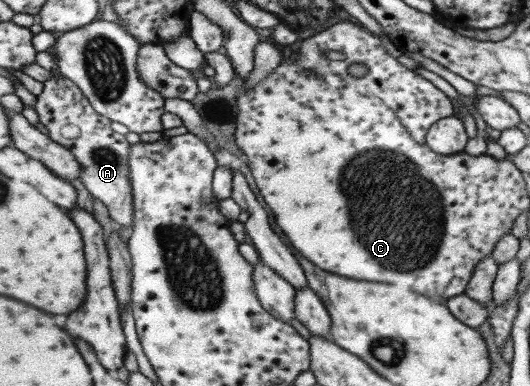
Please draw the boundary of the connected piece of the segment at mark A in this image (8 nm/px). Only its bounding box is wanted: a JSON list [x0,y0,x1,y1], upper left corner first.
[33,75,132,228]

